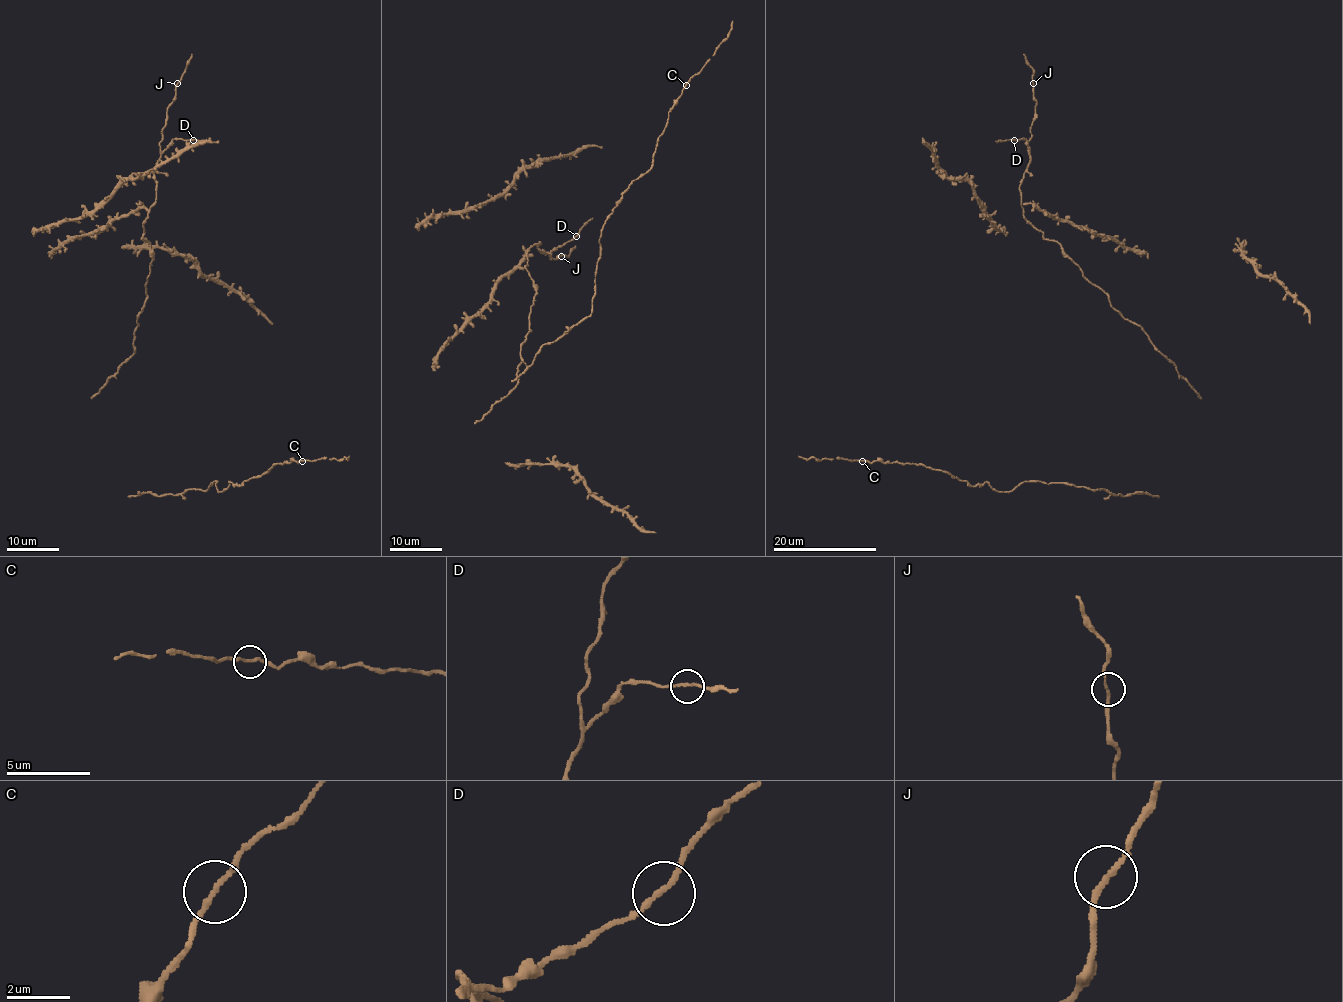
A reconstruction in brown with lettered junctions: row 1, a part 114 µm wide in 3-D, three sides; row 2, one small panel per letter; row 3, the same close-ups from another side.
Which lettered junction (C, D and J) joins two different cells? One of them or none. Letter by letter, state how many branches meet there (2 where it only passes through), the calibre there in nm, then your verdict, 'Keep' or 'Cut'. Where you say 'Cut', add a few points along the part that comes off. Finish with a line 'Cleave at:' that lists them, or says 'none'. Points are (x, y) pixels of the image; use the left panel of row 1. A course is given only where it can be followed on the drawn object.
C: Branches: 2. Thickness 170 nm. Keep
D: Branches: 2. Thickness 170 nm. Keep
J: Branches: 2. Thickness 170 nm. Keep
Cleave at: none

